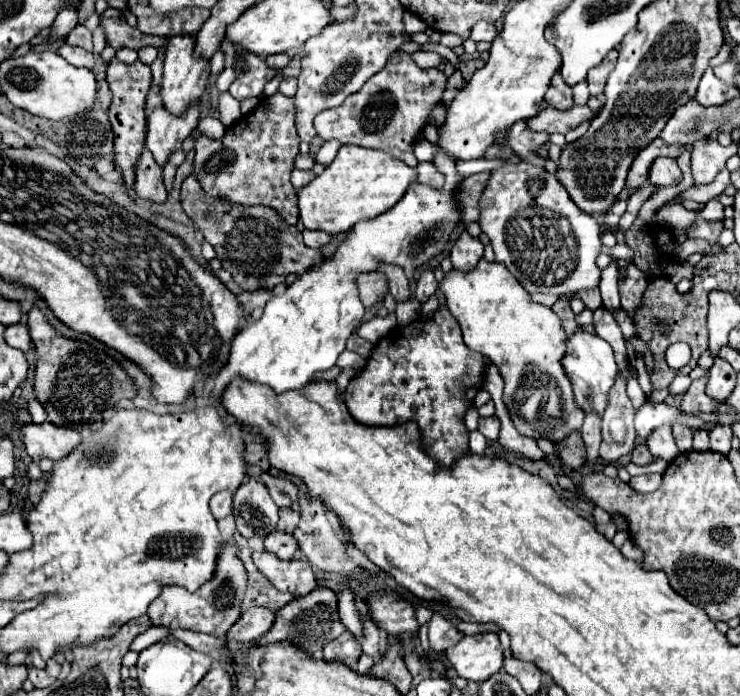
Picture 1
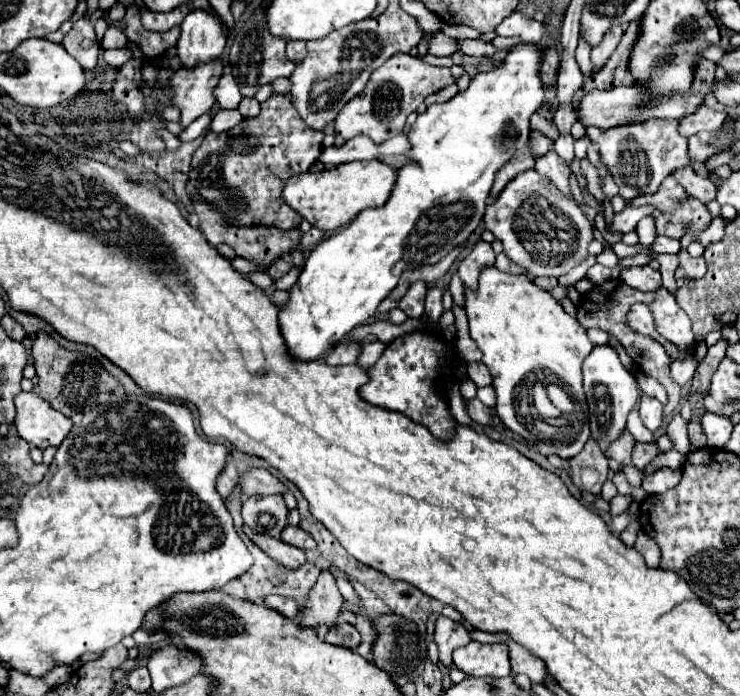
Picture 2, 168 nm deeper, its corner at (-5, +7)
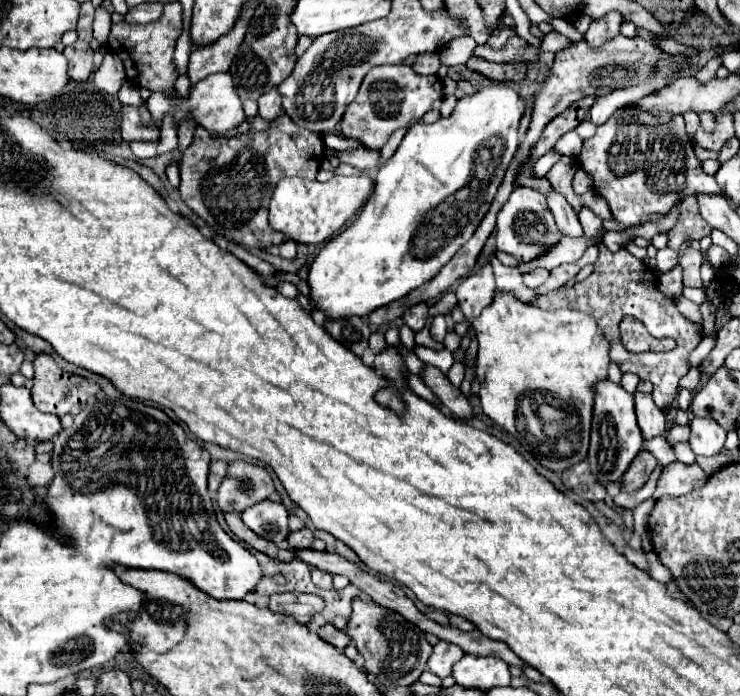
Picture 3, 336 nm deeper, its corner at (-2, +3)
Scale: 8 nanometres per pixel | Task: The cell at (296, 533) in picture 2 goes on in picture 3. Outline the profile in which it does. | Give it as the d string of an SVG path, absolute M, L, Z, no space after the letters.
M304 526L304 528L298 530L298 532L290 532L290 536L288 536L288 540L286 540L286 546L290 546L290 548L314 548L314 550L324 550L326 544L324 544L322 540L314 538L312 530Z

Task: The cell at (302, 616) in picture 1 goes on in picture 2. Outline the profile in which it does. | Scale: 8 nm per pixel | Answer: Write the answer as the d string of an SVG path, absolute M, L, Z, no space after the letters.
M321 572L317 584L311 588L307 596L305 608L299 612L301 628L319 628L319 624L327 624L333 628L341 614L343 598L337 590L335 578L329 572Z

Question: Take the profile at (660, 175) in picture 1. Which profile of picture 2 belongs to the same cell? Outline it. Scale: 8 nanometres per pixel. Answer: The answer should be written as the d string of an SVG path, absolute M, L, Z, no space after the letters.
M685 166L683 170L675 170L673 178L687 190L687 194L701 200L703 204L707 204L709 200L715 198L715 184L711 180L695 174L695 170L691 166Z

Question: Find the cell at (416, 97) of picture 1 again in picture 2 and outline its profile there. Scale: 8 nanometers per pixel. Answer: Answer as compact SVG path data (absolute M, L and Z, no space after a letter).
M393 54L379 70L375 70L375 74L371 74L363 94L351 98L351 102L347 102L347 106L343 106L343 110L335 116L335 134L345 140L365 134L373 142L381 144L403 132L407 116L417 110L425 96L453 82L455 78L449 68L431 66L411 54Z

